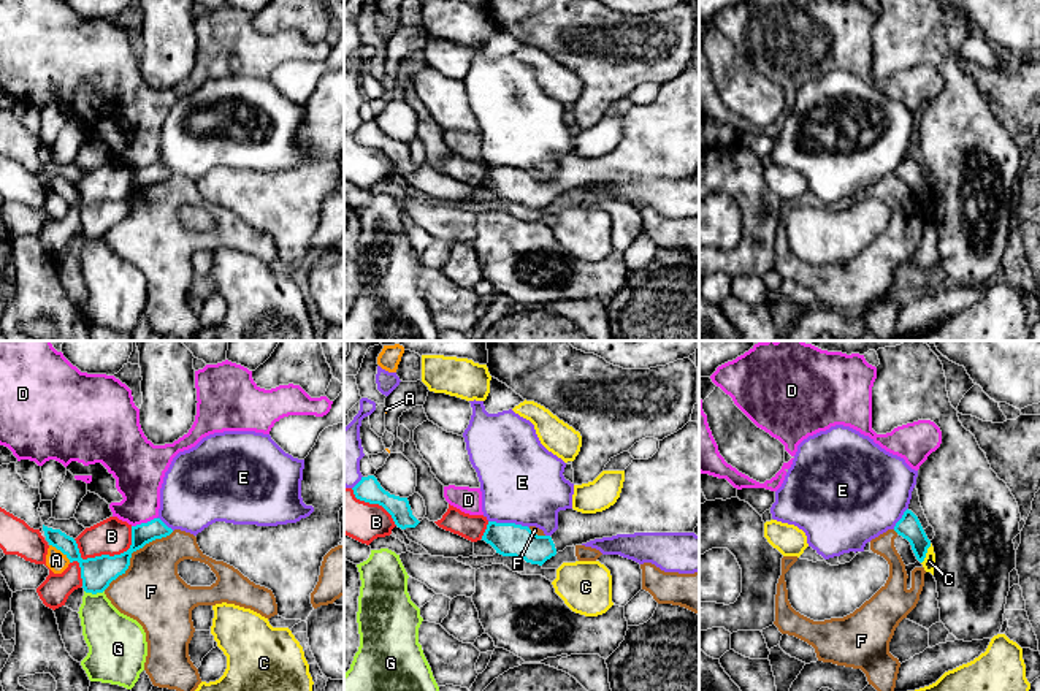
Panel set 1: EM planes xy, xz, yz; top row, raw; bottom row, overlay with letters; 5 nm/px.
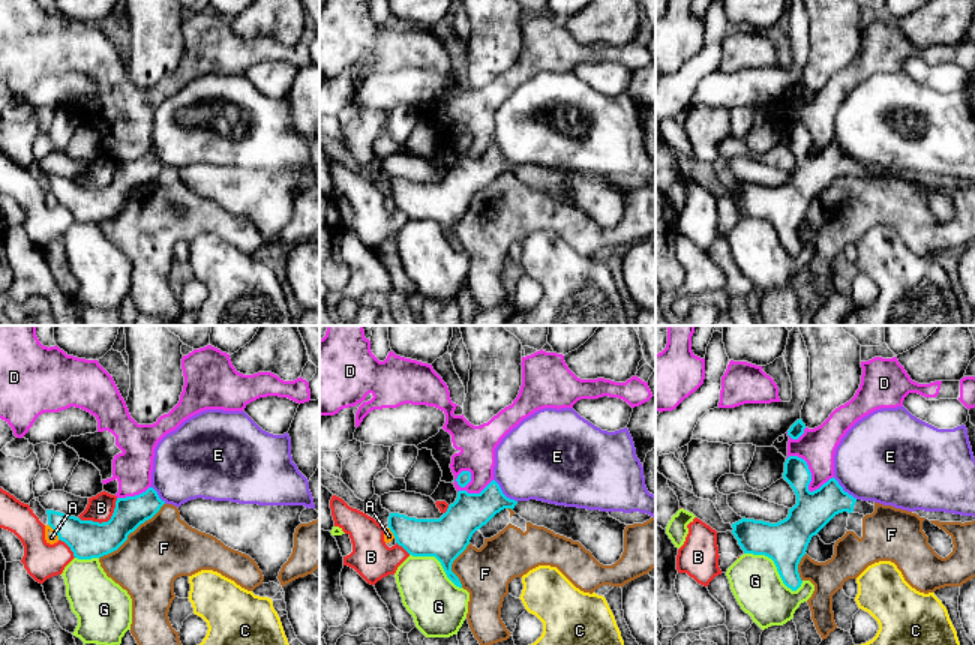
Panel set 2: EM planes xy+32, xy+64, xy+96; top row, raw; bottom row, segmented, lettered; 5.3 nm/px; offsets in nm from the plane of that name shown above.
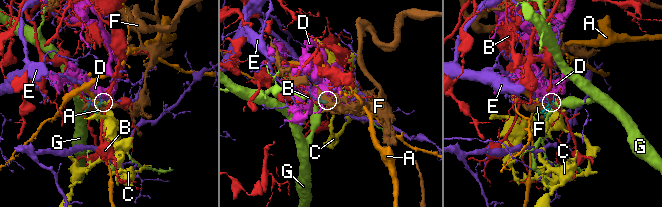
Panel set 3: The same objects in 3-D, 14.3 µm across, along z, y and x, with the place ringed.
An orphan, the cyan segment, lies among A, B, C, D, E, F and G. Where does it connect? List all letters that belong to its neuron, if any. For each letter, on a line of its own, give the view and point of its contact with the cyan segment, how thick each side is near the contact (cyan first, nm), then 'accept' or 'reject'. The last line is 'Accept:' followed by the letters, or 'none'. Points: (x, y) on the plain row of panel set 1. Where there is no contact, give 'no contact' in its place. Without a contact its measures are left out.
A: meets cyan in xy at (61, 195); 160 nm thick on the cyan side, 100 nm on the other; reject
B: meets cyan in xy at (114, 200); 160 nm thick on the cyan side, 190 nm on the other; reject
C: meets cyan in yz at (926, 197); 120 nm thick on the cyan side, 60 nm on the other; reject
D: meets cyan in xy at (143, 168); 110 nm thick on the cyan side, 240 nm on the other; reject
E: meets cyan in xz at (509, 168); 170 nm thick on the cyan side, 420 nm on the other; reject
F: meets cyan in xy at (133, 195); 160 nm thick on the cyan side, 320 nm on the other; reject
G: meets cyan in xy at (94, 238); 160 nm thick on the cyan side, 260 nm on the other; reject
Accept: none

